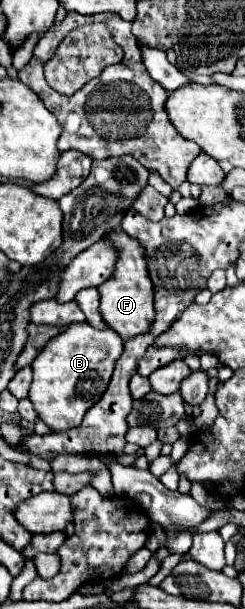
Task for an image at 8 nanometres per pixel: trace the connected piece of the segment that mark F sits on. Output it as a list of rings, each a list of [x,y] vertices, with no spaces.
[[[110,231],[106,239],[118,251],[118,261],[110,279],[98,287],[100,313],[110,329],[114,329],[122,339],[130,339],[148,331],[154,321],[154,285],[148,275],[144,247],[136,239],[130,239],[130,235],[126,235],[124,231]]]

